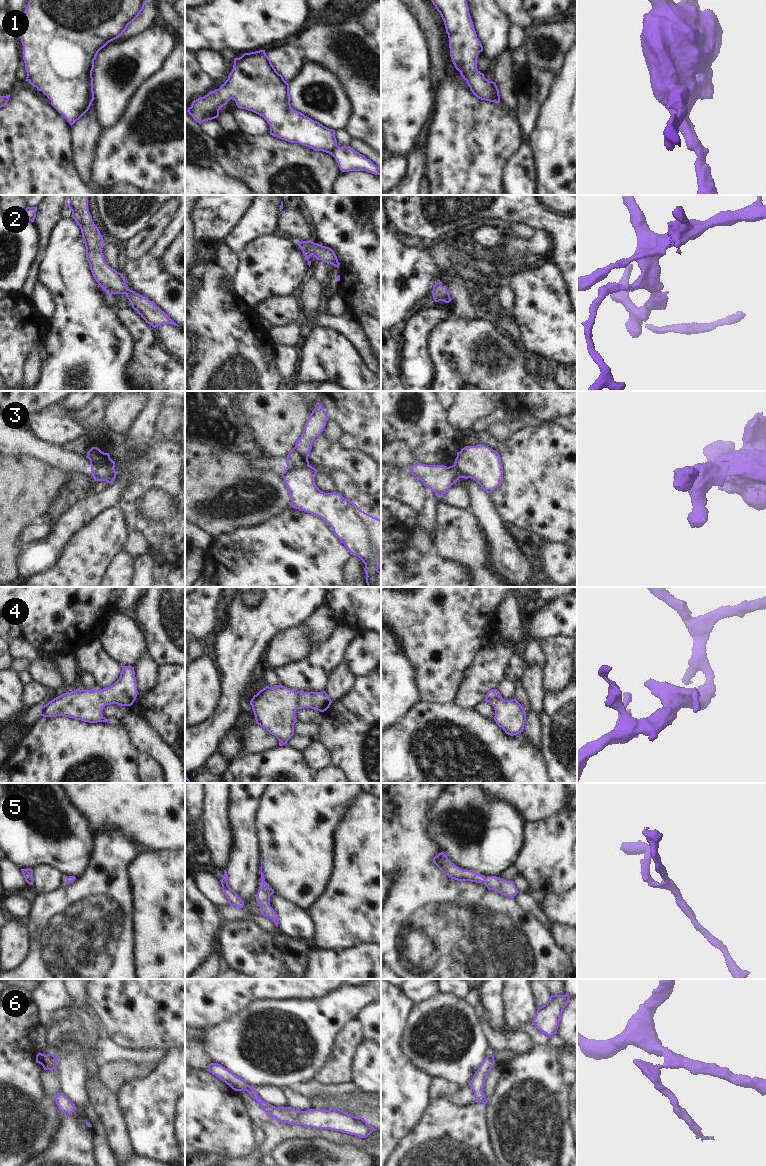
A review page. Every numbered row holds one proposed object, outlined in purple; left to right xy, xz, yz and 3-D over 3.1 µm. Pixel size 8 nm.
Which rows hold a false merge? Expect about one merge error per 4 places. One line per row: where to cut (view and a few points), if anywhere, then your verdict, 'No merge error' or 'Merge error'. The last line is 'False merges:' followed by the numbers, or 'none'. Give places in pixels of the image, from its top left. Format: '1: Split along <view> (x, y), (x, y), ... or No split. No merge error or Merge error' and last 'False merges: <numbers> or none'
1: No split. No merge error
2: No split. No merge error
3: Split along xy (113, 467), (107, 464), (95, 464), (91, 468). Merge error
4: No split. No merge error
5: No split. No merge error
6: Split along xz (248, 1085), (245, 1090). Merge error
False merges: 3, 6.

